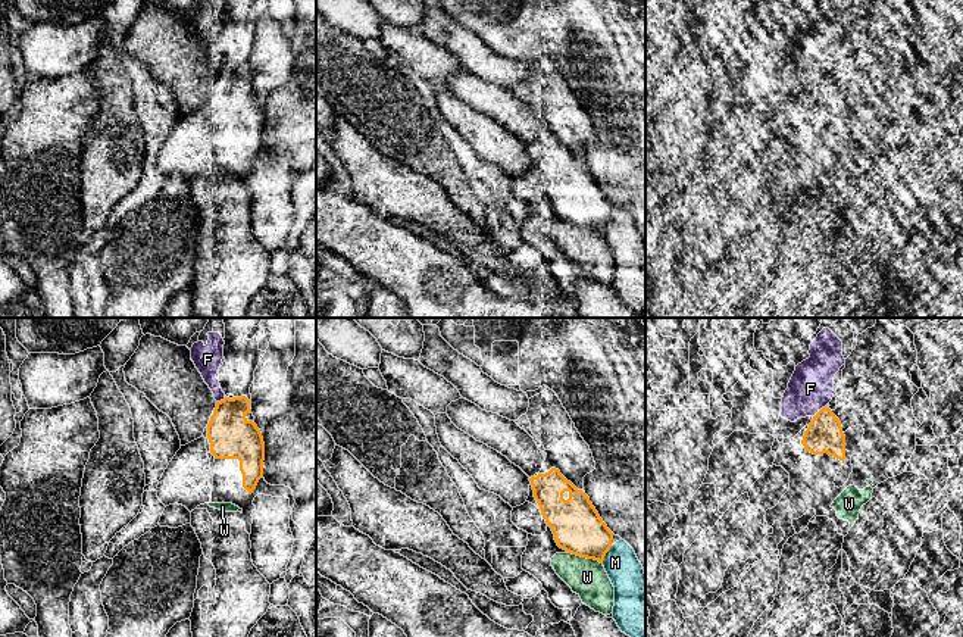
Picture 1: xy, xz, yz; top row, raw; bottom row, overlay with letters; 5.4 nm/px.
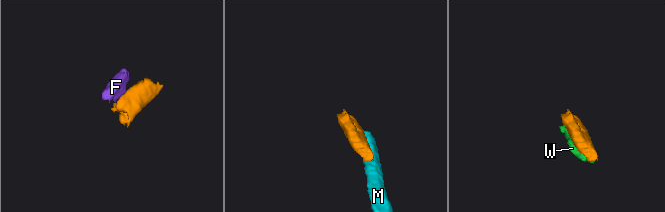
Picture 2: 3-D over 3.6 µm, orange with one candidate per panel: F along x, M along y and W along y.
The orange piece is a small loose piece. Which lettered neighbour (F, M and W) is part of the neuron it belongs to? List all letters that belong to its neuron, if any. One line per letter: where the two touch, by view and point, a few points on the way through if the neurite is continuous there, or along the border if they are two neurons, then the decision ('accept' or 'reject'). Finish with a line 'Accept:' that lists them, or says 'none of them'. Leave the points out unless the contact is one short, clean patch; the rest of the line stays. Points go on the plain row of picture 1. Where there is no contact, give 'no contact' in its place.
F: meets orange in yz at (818, 83); reject
M: meets orange in xz at (604, 225); reject
W: meets orange in xz at (585, 227); reject
Accept: none of them

